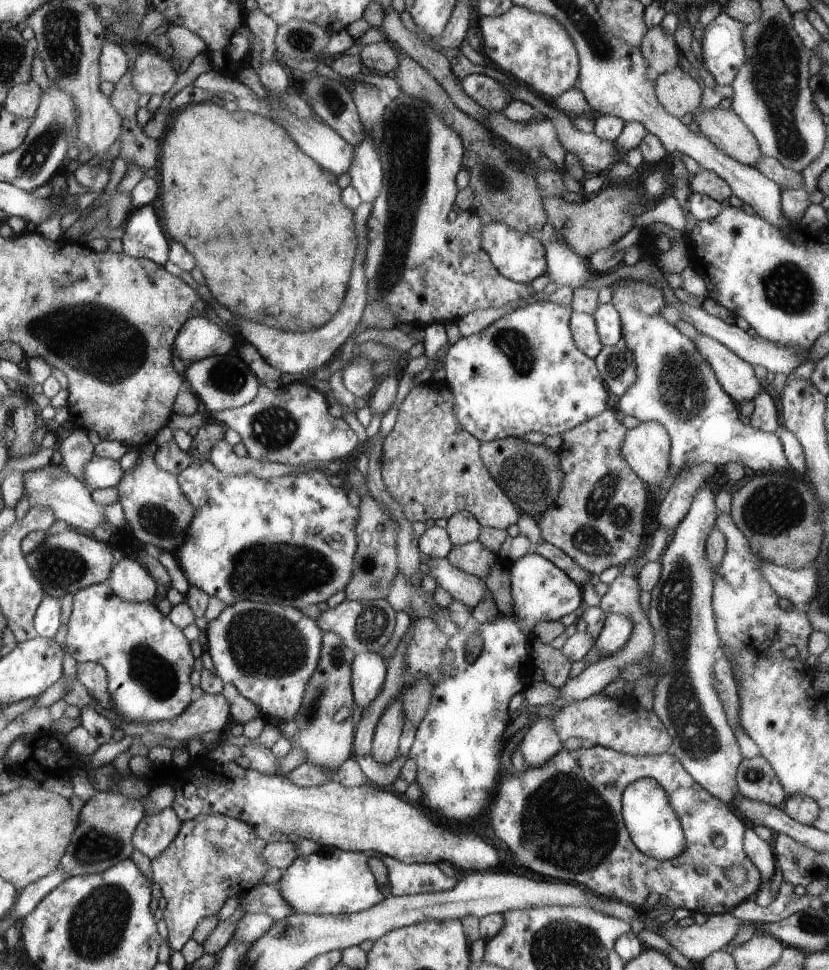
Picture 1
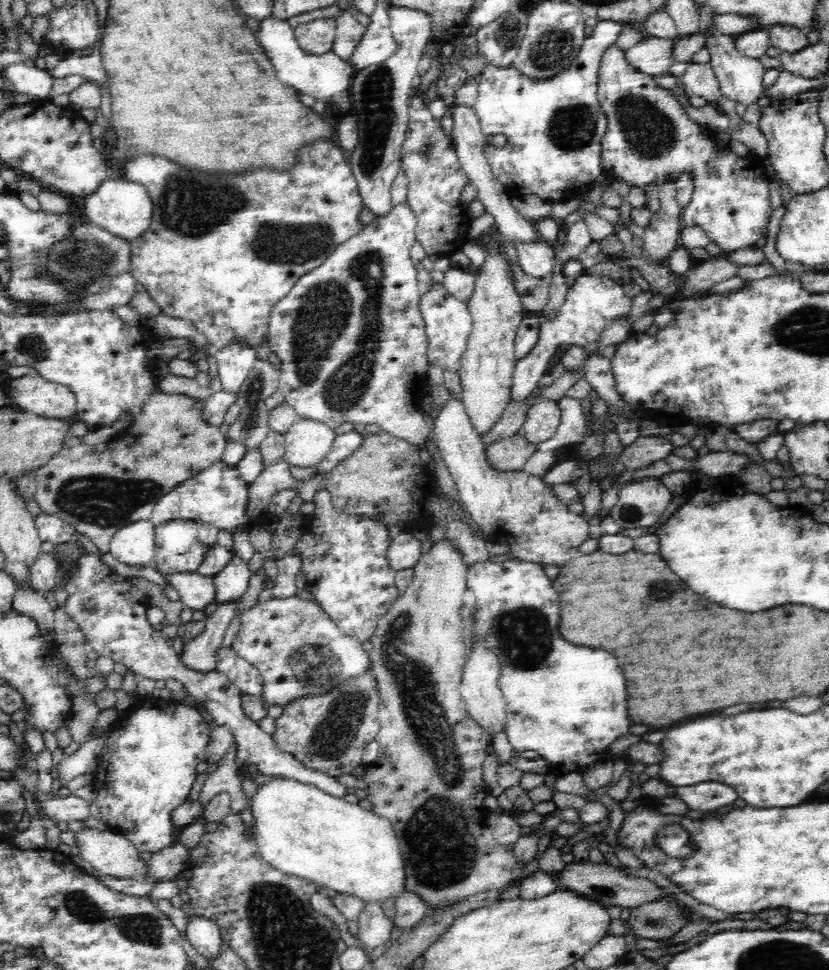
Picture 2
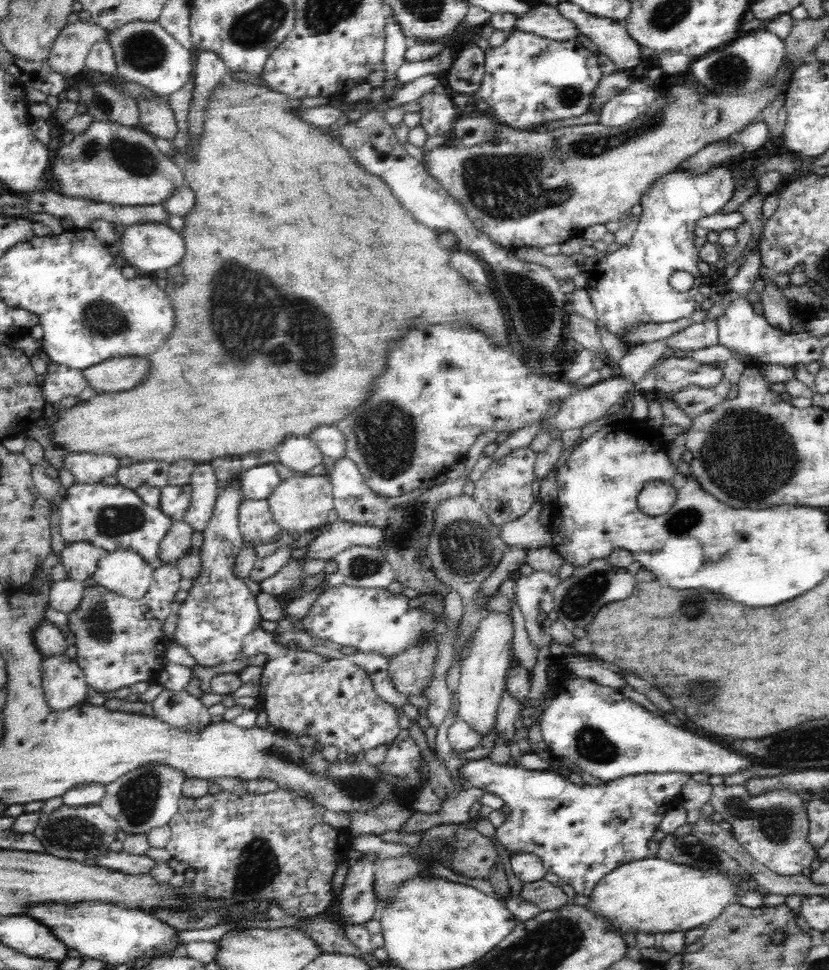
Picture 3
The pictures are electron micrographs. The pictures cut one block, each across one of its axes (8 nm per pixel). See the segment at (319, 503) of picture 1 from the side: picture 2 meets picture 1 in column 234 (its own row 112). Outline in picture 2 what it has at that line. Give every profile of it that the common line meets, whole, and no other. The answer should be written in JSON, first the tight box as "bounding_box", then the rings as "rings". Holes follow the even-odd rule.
{"bounding_box":[473,20,623,203],"rings":[[[616,20],[598,21],[570,66],[554,78],[537,82],[536,79],[520,74],[512,64],[498,67],[490,63],[486,64],[482,73],[476,77],[478,98],[473,108],[479,117],[482,133],[484,136],[501,134],[506,137],[506,144],[502,148],[496,148],[494,144],[484,144],[483,153],[492,175],[509,196],[534,194],[555,203],[581,194],[603,174],[602,147],[604,136],[608,132],[608,120],[600,109],[597,68],[601,54],[609,45],[616,44],[623,27]]]}

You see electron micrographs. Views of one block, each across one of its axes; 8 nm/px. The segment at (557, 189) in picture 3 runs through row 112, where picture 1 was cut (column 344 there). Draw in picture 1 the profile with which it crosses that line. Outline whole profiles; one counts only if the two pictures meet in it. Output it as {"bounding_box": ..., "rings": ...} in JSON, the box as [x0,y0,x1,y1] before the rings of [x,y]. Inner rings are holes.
{"bounding_box":[291,632,354,770],"rings":[[[334,632],[324,634],[323,657],[319,667],[307,685],[307,693],[303,696],[303,707],[294,717],[298,727],[296,738],[291,739],[294,748],[302,748],[306,754],[306,762],[320,766],[324,770],[338,770],[352,756],[352,736],[354,722],[348,716],[342,722],[334,722],[334,714],[340,708],[354,708],[352,700],[352,658],[354,652],[344,646],[344,641]]]}

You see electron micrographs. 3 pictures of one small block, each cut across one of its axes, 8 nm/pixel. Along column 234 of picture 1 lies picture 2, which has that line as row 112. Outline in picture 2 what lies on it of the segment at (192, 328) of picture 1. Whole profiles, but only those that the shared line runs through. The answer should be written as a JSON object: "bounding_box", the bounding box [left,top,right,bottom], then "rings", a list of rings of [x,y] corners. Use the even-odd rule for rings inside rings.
{"bounding_box":[256,16,357,116],"rings":[[[272,16],[259,21],[256,33],[260,46],[268,52],[268,58],[272,60],[282,84],[292,86],[300,93],[312,96],[316,101],[332,105],[332,109],[338,110],[341,116],[352,113],[353,106],[348,88],[357,70],[349,61],[336,56],[333,50],[321,54],[307,53],[297,43],[294,30],[288,21],[278,20]]]}

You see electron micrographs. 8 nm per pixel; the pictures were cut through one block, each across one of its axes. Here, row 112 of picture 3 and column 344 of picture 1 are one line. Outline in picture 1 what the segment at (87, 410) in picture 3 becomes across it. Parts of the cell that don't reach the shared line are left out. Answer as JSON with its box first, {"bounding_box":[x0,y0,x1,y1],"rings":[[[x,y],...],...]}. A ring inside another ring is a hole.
{"bounding_box":[157,101,359,333],"rings":[[[219,101],[188,104],[176,118],[172,119],[171,124],[165,129],[165,138],[160,144],[157,167],[160,190],[158,199],[162,206],[162,220],[166,226],[167,237],[180,242],[184,248],[192,248],[192,256],[200,260],[198,267],[206,279],[205,285],[212,293],[214,305],[228,308],[240,320],[250,320],[284,331],[302,333],[327,324],[347,299],[347,288],[351,283],[352,268],[355,267],[354,256],[359,251],[352,210],[347,205],[344,206],[344,202],[340,200],[340,186],[336,184],[334,173],[324,169],[310,154],[306,156],[300,150],[300,145],[273,120],[242,110],[228,112]]]}

